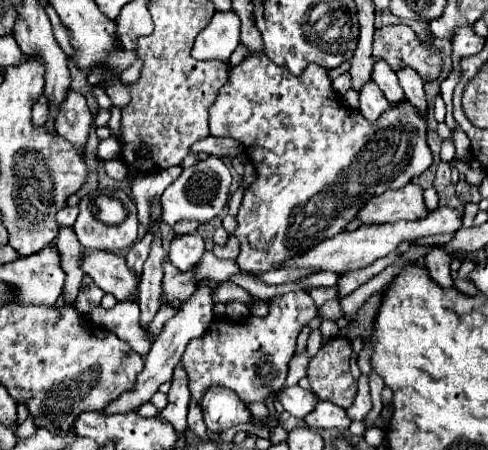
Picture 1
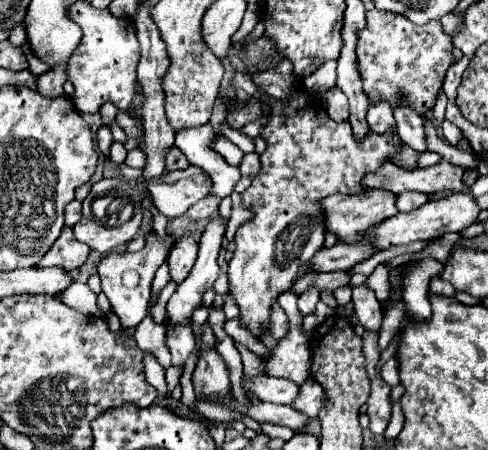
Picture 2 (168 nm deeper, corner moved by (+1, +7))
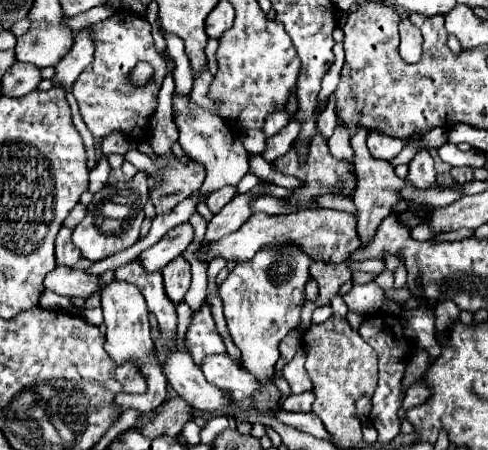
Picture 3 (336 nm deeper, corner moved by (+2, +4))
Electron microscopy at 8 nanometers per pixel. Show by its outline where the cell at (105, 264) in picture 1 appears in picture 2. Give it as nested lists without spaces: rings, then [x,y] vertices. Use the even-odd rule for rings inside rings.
[[[148,234],[148,238],[144,238],[144,240],[146,240],[146,244],[140,252],[108,254],[106,258],[102,258],[102,262],[98,266],[98,274],[102,280],[102,292],[110,300],[112,312],[120,318],[122,330],[136,328],[148,314],[148,296],[150,296],[150,286],[152,286],[154,274],[166,262],[168,252],[172,250],[172,244],[174,244],[172,236],[160,238],[158,234]]]

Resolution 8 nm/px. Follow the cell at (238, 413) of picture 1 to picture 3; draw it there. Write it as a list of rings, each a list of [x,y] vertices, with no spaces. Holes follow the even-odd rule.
[[[203,305],[199,311],[195,311],[195,317],[187,331],[185,343],[187,343],[189,353],[197,365],[203,363],[203,357],[207,357],[207,355],[227,353],[225,343],[215,329],[215,321],[211,317],[209,305]]]

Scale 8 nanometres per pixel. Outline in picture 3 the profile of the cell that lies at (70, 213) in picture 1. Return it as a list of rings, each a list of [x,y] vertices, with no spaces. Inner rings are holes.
[[[77,203],[73,209],[71,209],[71,215],[63,221],[63,225],[67,227],[67,229],[75,229],[81,221],[83,221],[83,217],[85,217],[85,213],[87,213],[87,209],[85,209],[85,205],[81,205],[81,203]]]

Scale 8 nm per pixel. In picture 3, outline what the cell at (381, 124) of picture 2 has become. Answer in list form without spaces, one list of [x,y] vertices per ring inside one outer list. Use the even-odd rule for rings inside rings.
[[[369,131],[367,137],[367,147],[371,151],[373,157],[377,159],[385,159],[391,161],[393,157],[397,157],[397,153],[403,149],[403,141],[401,139],[391,139],[389,135],[379,135],[379,131]]]

